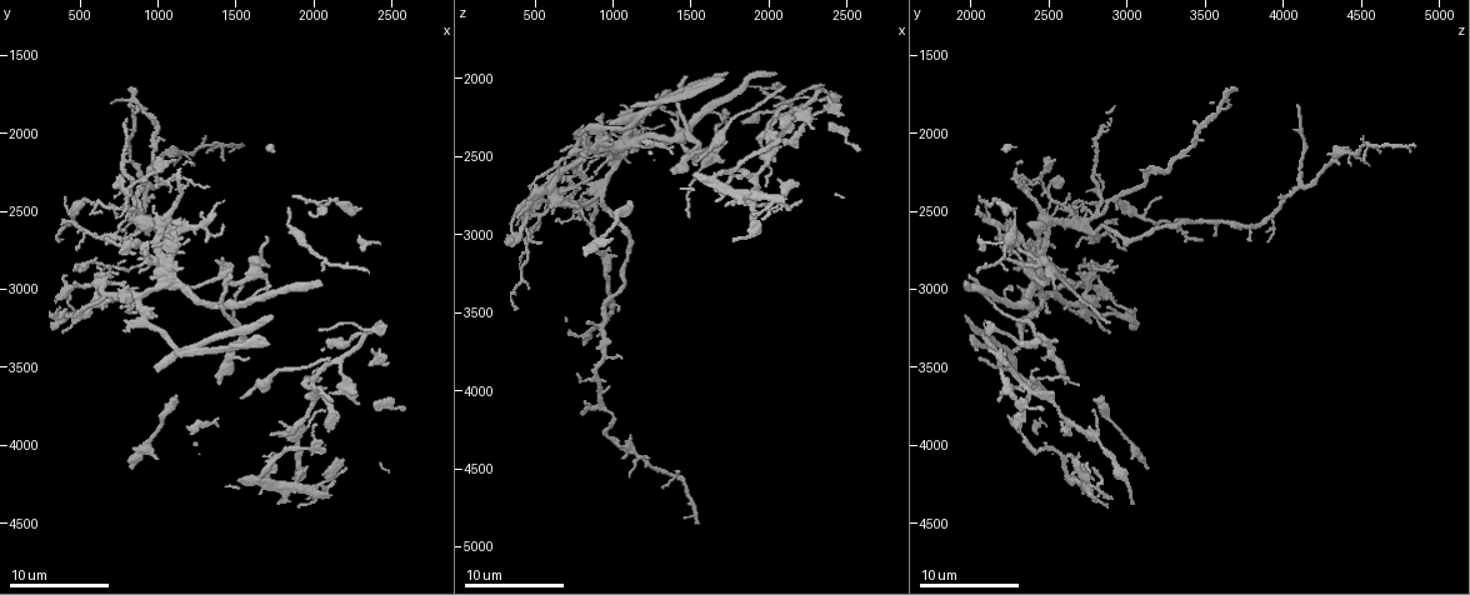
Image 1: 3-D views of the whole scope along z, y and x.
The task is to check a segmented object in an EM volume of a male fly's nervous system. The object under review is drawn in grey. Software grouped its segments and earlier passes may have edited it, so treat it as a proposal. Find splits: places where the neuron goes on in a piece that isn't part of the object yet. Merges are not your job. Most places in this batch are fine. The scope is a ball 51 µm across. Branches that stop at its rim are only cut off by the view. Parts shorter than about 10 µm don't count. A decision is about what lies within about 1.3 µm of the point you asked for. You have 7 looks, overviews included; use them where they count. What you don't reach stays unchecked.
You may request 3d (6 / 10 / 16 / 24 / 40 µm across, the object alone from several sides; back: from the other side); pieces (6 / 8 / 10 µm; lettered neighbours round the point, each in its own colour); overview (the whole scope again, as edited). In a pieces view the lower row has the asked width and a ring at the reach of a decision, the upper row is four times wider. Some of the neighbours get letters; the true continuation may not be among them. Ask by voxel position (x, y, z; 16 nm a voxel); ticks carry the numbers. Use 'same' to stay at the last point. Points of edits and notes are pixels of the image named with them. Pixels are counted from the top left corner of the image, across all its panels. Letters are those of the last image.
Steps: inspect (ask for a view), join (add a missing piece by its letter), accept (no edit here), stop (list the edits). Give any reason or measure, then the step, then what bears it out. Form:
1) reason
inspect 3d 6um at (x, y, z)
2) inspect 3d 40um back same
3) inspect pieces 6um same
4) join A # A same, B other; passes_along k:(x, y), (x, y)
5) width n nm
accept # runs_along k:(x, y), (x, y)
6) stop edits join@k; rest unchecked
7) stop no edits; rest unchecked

free end
inspect pieces 6um at (760, 3060, 2820)

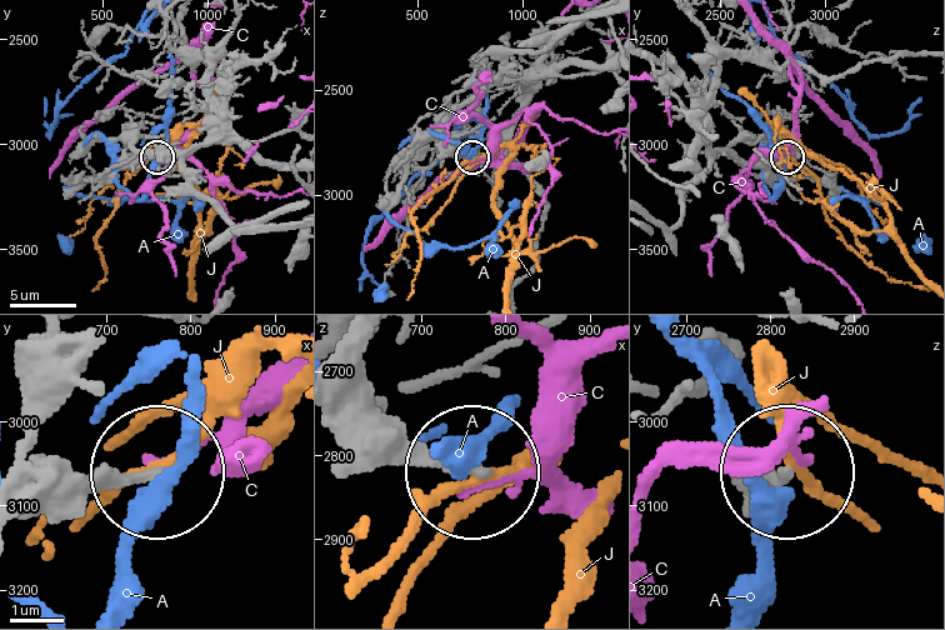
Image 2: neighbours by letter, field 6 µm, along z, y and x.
width 150 nm
accept # A other, C other, J other; runs_along 2:(60, 485), (149, 473); none of them fits

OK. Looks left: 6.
an open end
inspect pieces 6um at (2100, 3360, 2400)

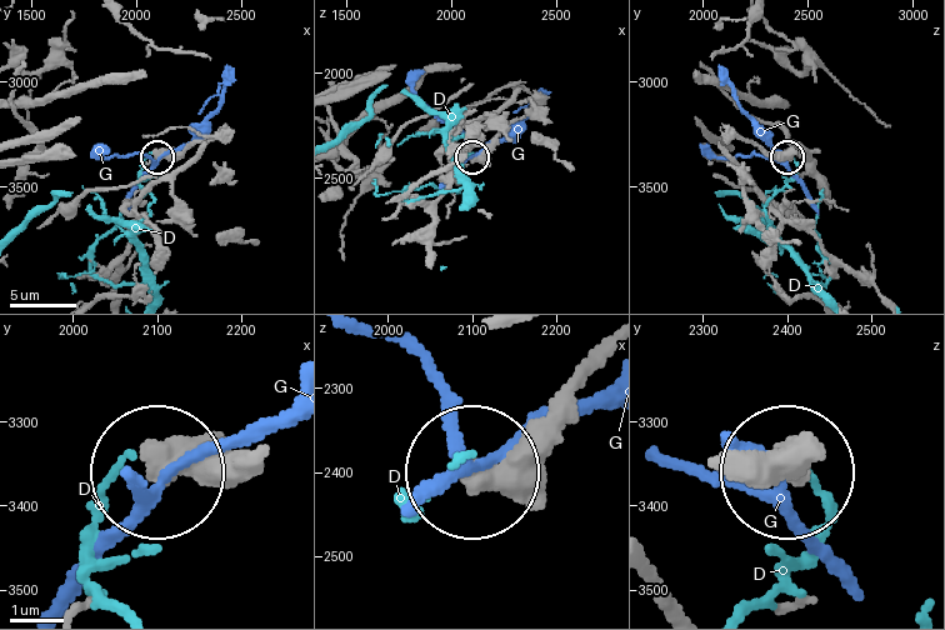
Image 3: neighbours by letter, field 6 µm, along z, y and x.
width 530 nm
accept # D other, G other; runs_along 3:(606, 349), (476, 466); none of them fits

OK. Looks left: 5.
tapers out
inspect pieces 6um at (1700, 3000, 2540)

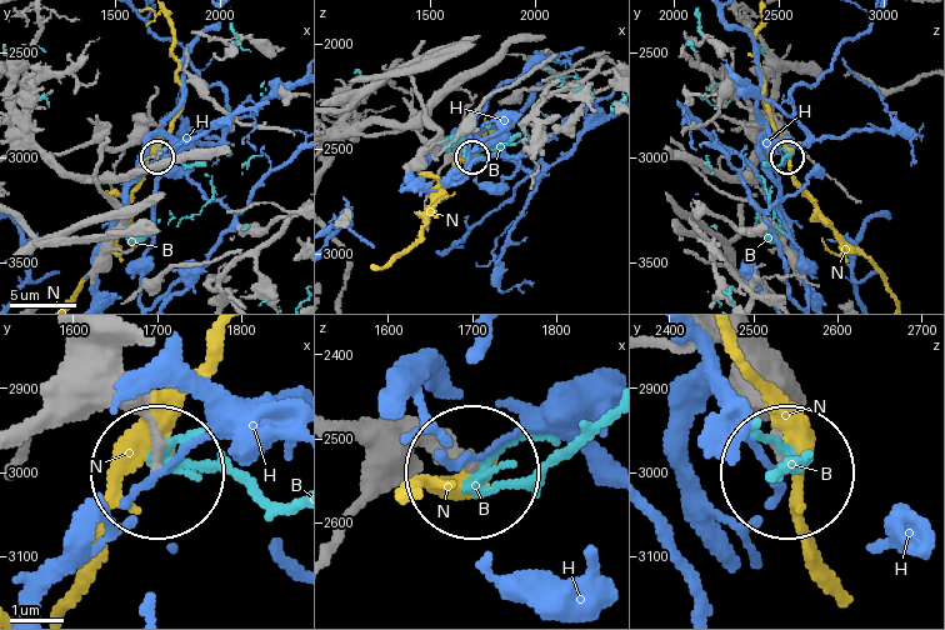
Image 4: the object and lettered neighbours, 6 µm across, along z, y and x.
accept # B other, H other, N other; none of them fits

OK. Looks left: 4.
tapers out
inspect 3d 6um at (1420, 2160, 4540)

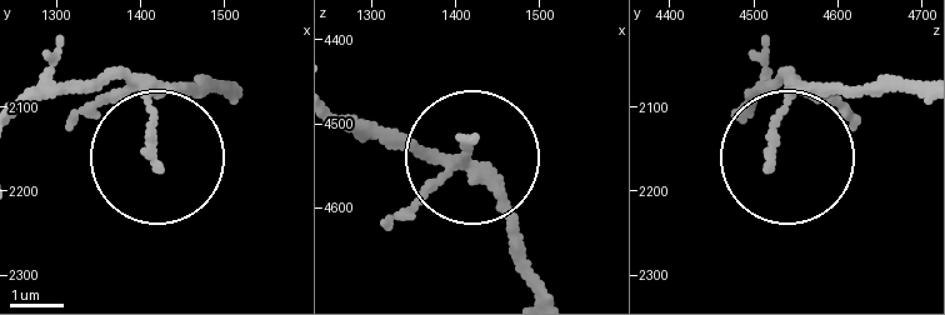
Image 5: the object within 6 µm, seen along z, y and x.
inspect pieces 6um at (1420, 2170, 4520)

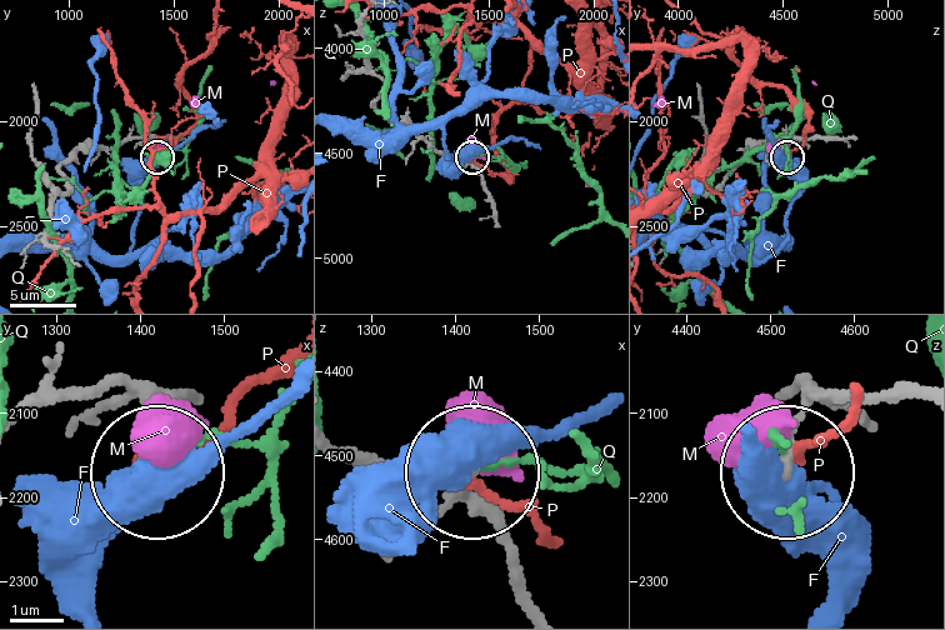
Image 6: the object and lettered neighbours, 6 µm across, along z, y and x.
width 140 nm
accept # F other, M other, P other, Q other; no lettered piece goes on from it

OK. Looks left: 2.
stop no edits; rest unchecked

